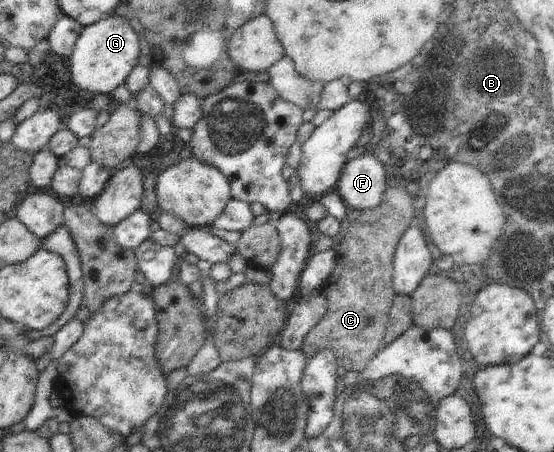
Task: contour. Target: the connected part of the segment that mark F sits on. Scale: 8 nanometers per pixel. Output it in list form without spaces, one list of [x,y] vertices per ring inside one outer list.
[[[366,152],[348,161],[343,167],[334,191],[351,215],[377,208],[382,201],[386,183],[386,167],[375,154]]]

